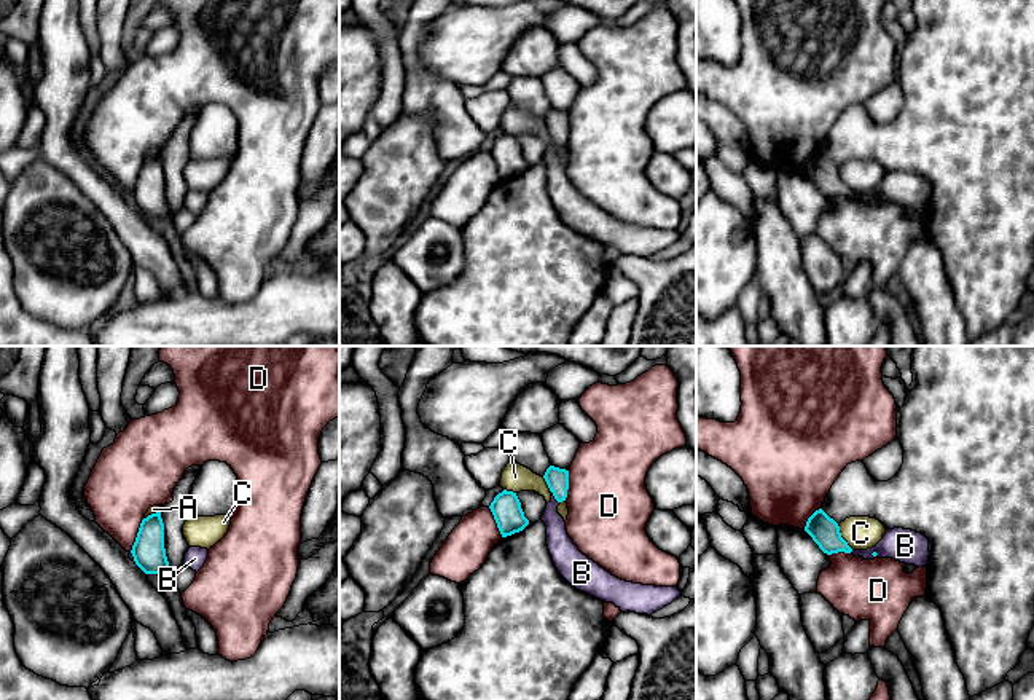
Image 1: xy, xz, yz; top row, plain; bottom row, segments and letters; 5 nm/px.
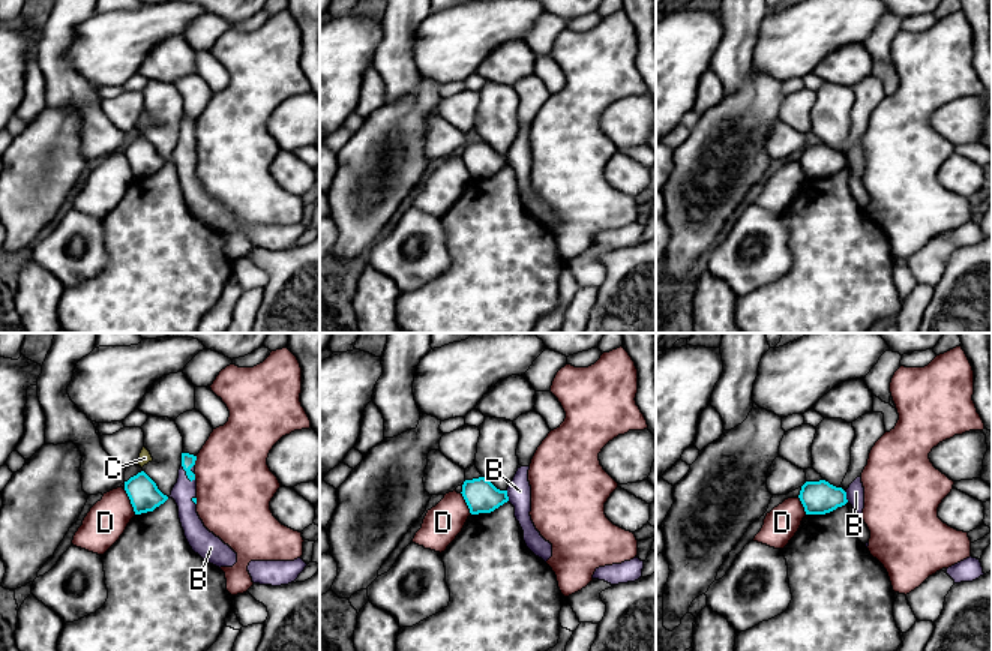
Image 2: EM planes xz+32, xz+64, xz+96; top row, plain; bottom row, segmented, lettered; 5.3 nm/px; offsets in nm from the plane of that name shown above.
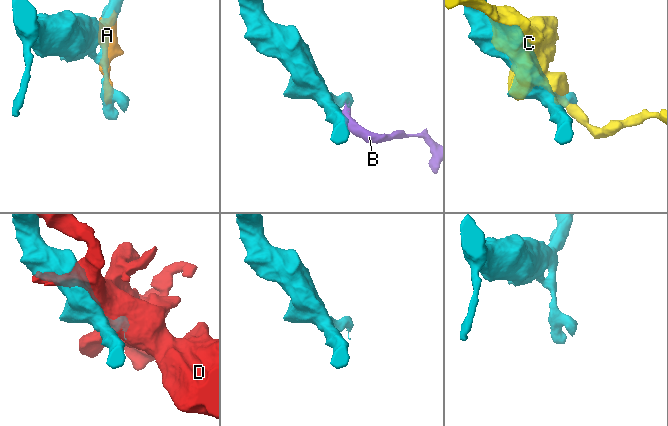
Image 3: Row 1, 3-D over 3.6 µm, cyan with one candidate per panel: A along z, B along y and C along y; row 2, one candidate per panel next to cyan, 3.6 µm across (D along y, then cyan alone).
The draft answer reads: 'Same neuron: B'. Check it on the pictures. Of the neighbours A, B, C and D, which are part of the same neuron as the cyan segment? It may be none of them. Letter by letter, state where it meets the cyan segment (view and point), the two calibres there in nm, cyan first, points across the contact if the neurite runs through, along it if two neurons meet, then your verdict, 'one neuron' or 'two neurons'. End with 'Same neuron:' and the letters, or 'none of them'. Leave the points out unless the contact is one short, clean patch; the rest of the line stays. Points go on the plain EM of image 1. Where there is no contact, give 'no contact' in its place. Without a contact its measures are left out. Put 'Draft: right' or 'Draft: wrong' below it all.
A: xy (152, 157) | 170/40 nm | two neurons
B: xz (553, 137) | 120/120 nm | across xz (556, 121), (553, 137), (553, 165), (558, 184) | one neuron
C: yz (842, 180) | 140/170 nm | two neurons
D: xy (137, 177) | 170/340 nm | two neurons
Same neuron: B
Draft: right

